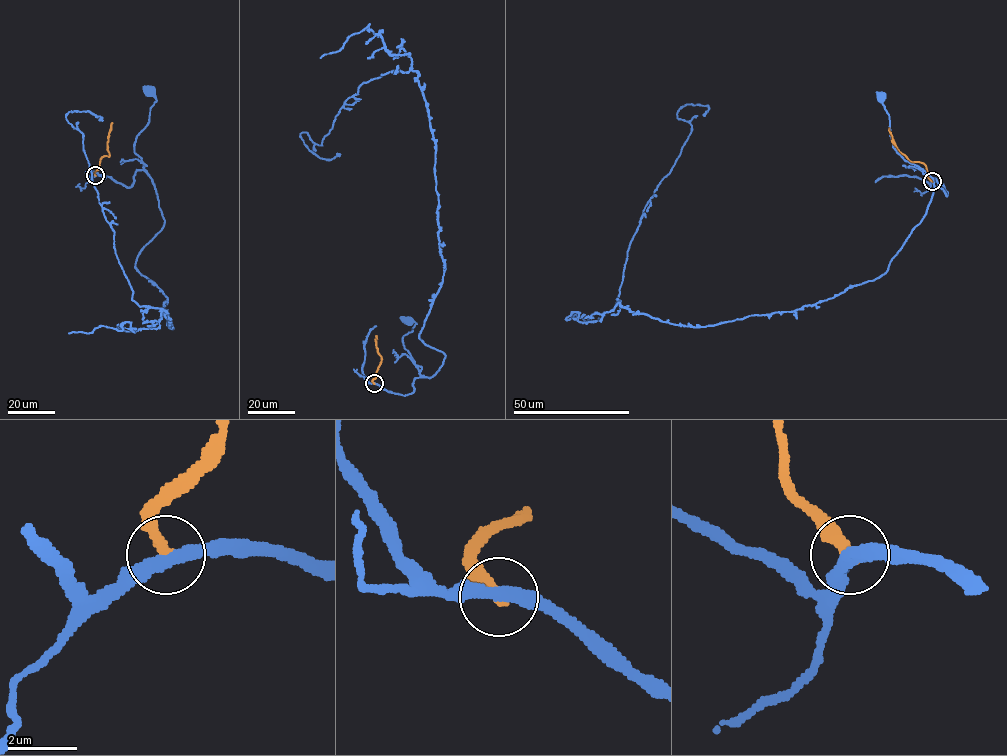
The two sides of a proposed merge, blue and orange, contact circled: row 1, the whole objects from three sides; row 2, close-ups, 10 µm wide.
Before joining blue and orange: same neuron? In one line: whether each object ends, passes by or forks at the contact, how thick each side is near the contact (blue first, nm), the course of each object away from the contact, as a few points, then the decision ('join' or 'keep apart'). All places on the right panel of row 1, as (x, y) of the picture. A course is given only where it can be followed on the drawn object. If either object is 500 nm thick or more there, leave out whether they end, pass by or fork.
blue passes by; orange ends; calibres 360 and 360 nm; course blue (932, 181), (942, 185), (946, 196), (935, 178), (897, 153), (882, 99); course orange (932, 181), (923, 163), (911, 161), (898, 150), (889, 127); keep apart

